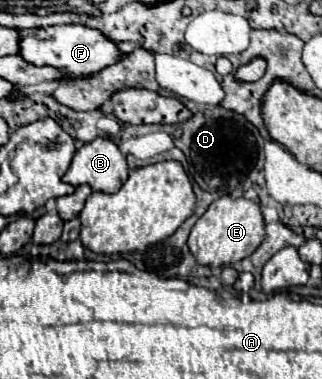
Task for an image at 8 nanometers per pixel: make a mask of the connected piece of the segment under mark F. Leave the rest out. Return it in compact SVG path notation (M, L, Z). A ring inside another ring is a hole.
M51 25L43 29L21 31L19 55L31 65L37 67L49 65L75 77L75 75L91 75L95 71L101 71L103 67L107 67L107 63L115 63L115 59L119 59L121 53L117 45L105 39L101 31L89 29L85 25Z

